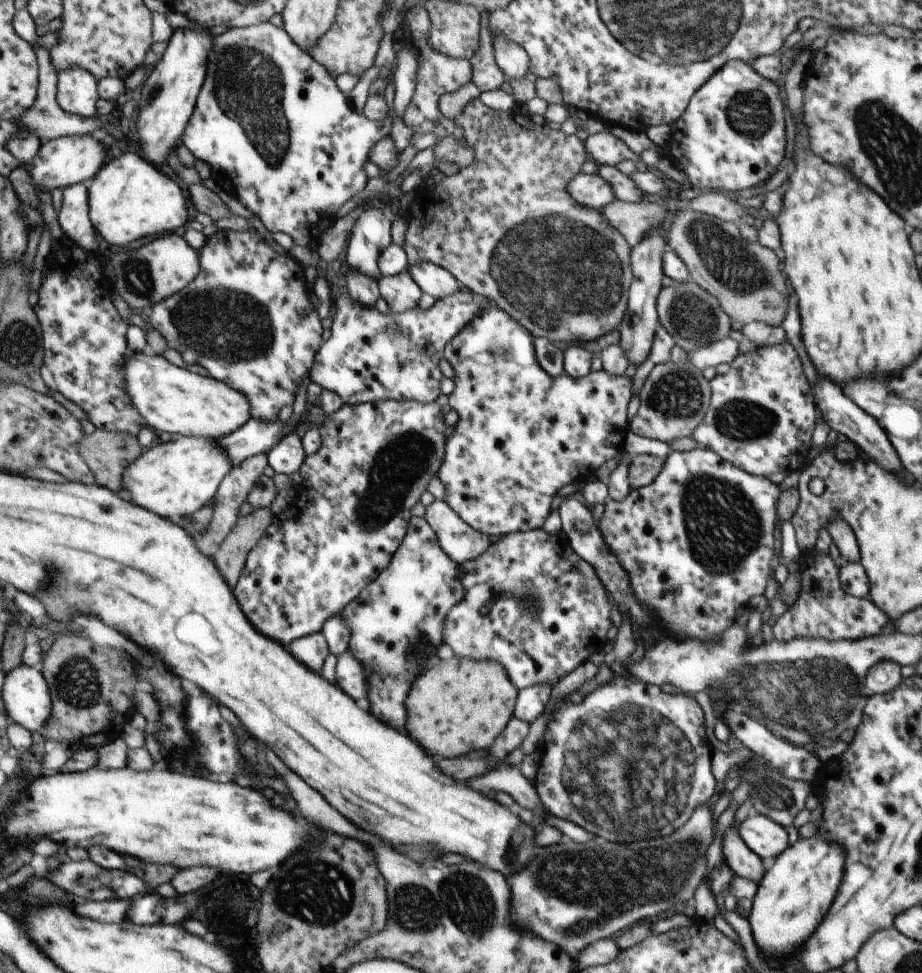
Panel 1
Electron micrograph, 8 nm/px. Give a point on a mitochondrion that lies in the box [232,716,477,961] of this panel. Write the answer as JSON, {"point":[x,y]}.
{"point":[314,893]}

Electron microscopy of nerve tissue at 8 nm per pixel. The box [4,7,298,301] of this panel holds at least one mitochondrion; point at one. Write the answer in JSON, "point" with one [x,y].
{"point":[247,84]}

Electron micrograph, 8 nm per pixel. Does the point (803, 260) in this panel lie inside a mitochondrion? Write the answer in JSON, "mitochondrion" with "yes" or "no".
{"mitochondrion":"no"}

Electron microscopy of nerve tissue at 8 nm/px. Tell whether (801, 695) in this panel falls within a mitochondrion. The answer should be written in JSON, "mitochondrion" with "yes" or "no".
{"mitochondrion":"yes"}

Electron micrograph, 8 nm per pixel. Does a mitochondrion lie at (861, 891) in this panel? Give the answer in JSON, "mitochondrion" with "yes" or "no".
{"mitochondrion":"no"}

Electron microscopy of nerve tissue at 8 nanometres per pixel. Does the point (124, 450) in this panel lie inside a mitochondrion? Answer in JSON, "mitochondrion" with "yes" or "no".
{"mitochondrion":"yes"}

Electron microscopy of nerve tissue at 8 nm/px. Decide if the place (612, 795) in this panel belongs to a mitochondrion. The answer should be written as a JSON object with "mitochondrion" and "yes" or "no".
{"mitochondrion":"yes"}

